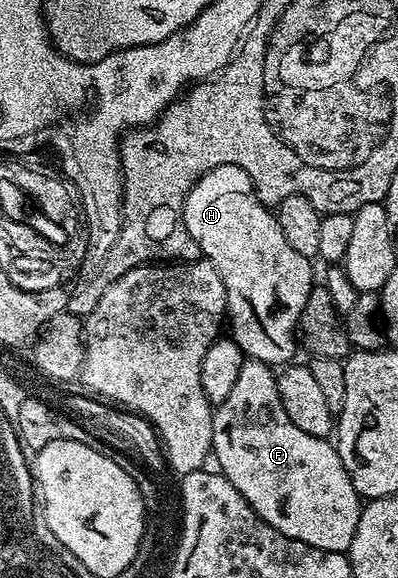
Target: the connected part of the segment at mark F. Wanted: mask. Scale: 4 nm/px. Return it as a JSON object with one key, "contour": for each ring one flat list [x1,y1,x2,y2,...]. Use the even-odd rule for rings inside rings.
{"contour":[[246,359,245,364,239,370,239,378,235,381,235,387,231,390,231,395,227,397,227,402,216,405,213,414,213,451,220,459,222,476,227,478,227,482,231,482,231,486,235,486,235,490,239,490,239,494,243,494,243,498,255,510,255,514,259,514,259,518,263,518,263,522,270,524,279,534,319,550,348,553,351,538,355,538,355,526,359,526,359,514,363,507,362,497,357,495,355,486,351,486,351,478,347,478,347,470,343,470,343,462,339,458,336,447,326,437,312,436,307,434,307,430,299,430,299,426,295,426,295,422,287,418,287,410,283,410,283,402,279,398,277,377,278,373,270,365,261,360]]}

